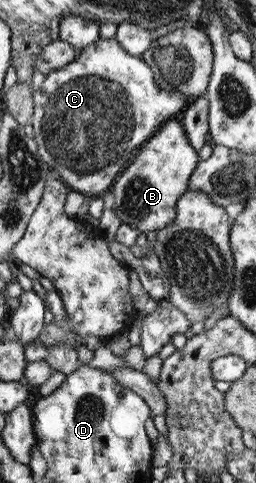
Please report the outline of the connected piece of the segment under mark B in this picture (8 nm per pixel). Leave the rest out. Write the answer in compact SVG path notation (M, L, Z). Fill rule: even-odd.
M176 117L166 121L160 130L154 133L145 148L134 159L134 164L127 166L125 173L114 182L113 190L116 212L121 224L128 224L139 232L164 229L177 218L177 202L188 190L188 178L193 177L198 162L196 148L190 146L187 132Z

